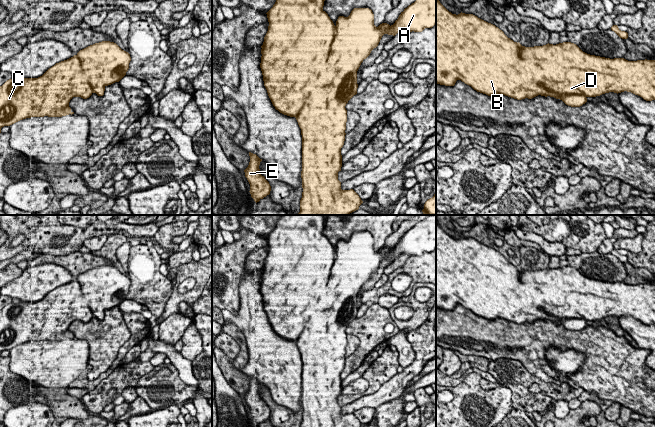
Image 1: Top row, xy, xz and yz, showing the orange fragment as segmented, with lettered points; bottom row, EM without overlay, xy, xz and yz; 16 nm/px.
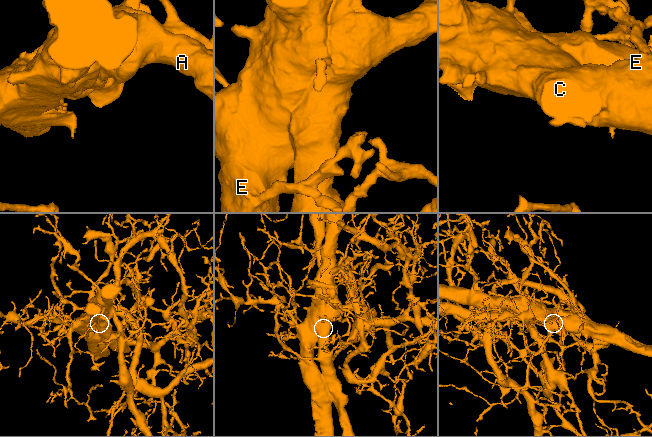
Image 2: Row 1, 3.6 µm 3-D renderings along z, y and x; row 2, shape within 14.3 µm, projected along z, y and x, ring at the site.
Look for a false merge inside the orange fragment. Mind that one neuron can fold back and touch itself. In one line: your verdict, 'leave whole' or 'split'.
split

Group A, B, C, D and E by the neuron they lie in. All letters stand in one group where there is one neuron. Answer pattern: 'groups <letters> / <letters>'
groups A D / B C E

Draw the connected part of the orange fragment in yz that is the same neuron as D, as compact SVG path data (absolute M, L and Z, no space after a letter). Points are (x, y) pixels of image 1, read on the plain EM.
M571 266L522 270L520 280L529 288L540 288L543 294L540 307L559 319L579 318L596 321L609 316L618 318L627 315L646 325L655 324L655 284L628 285L624 282L610 283L590 279Z

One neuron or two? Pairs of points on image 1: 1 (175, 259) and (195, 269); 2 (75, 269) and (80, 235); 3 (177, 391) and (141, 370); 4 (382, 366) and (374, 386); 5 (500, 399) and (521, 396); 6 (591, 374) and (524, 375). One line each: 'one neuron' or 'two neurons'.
1: two neurons
2: two neurons
3: two neurons
4: one neuron
5: two neurons
6: two neurons

